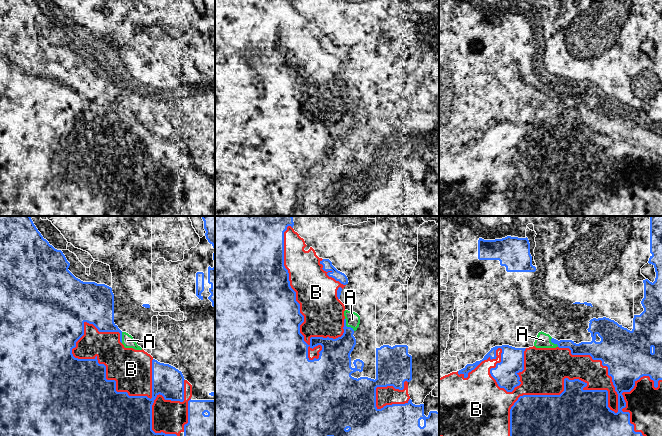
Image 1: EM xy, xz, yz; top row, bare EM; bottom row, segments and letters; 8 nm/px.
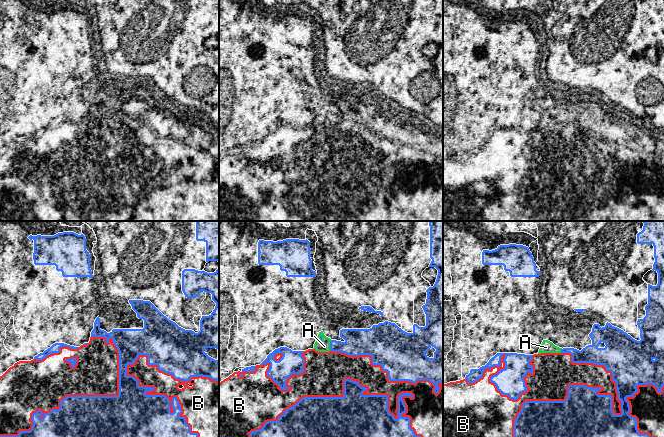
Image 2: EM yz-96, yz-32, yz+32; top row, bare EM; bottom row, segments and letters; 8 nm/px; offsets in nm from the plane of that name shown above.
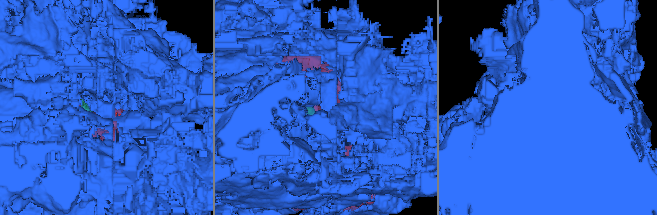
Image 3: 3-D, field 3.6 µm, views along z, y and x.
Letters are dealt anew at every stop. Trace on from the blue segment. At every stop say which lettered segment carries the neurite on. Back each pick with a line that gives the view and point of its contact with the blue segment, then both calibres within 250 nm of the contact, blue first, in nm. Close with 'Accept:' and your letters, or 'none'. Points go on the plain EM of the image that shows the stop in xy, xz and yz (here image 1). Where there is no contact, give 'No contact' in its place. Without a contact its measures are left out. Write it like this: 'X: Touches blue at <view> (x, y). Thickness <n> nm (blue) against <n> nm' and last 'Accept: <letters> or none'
A: Touches blue at xz (346, 102). Thickness 240 nm (blue) against 110 nm
Accept: A

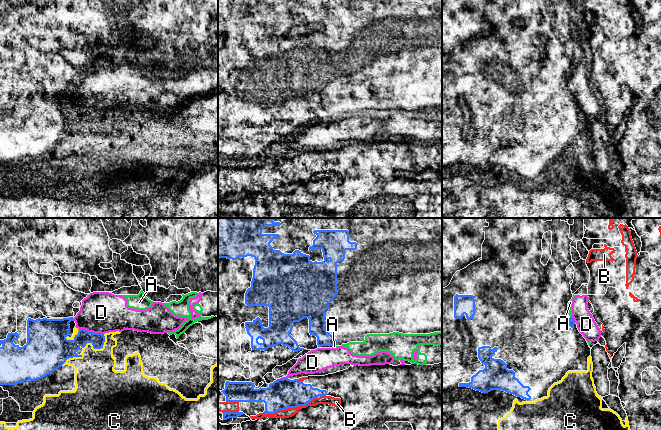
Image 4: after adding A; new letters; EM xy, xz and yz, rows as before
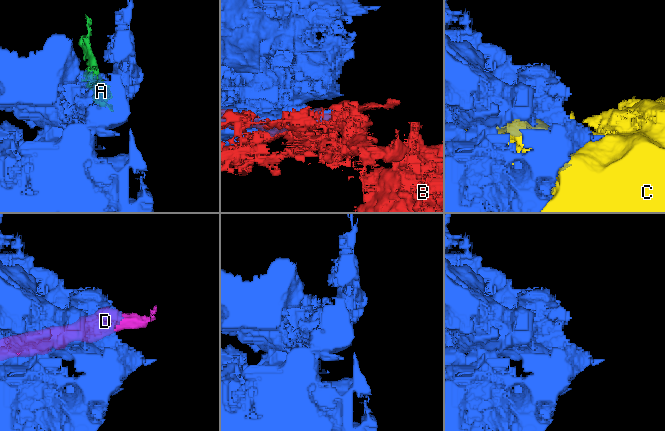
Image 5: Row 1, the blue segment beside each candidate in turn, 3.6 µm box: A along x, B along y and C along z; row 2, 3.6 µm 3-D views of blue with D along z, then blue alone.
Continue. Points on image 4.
Accept: none

